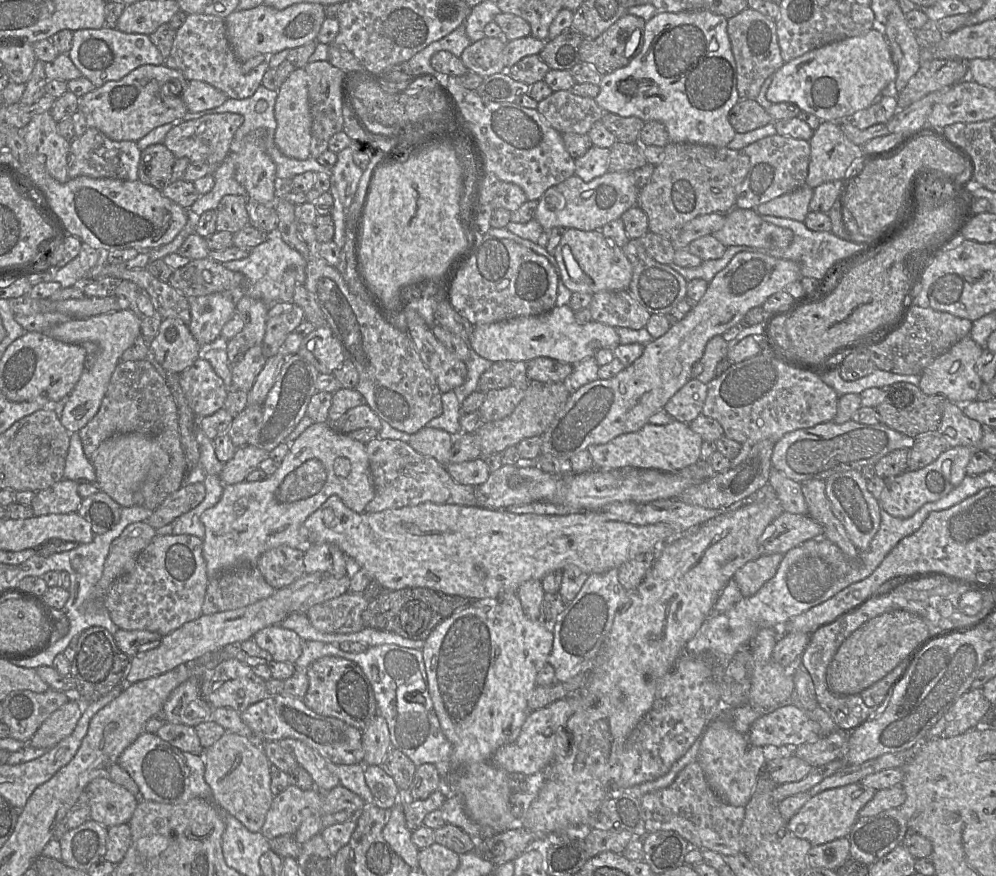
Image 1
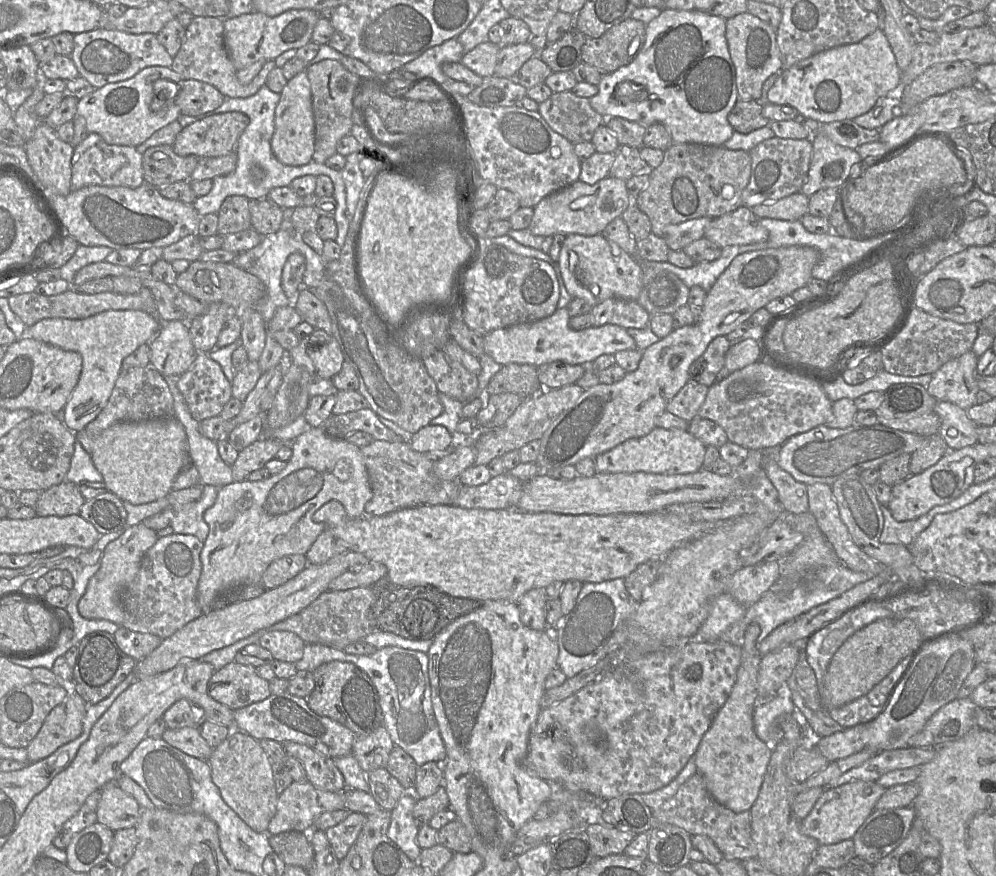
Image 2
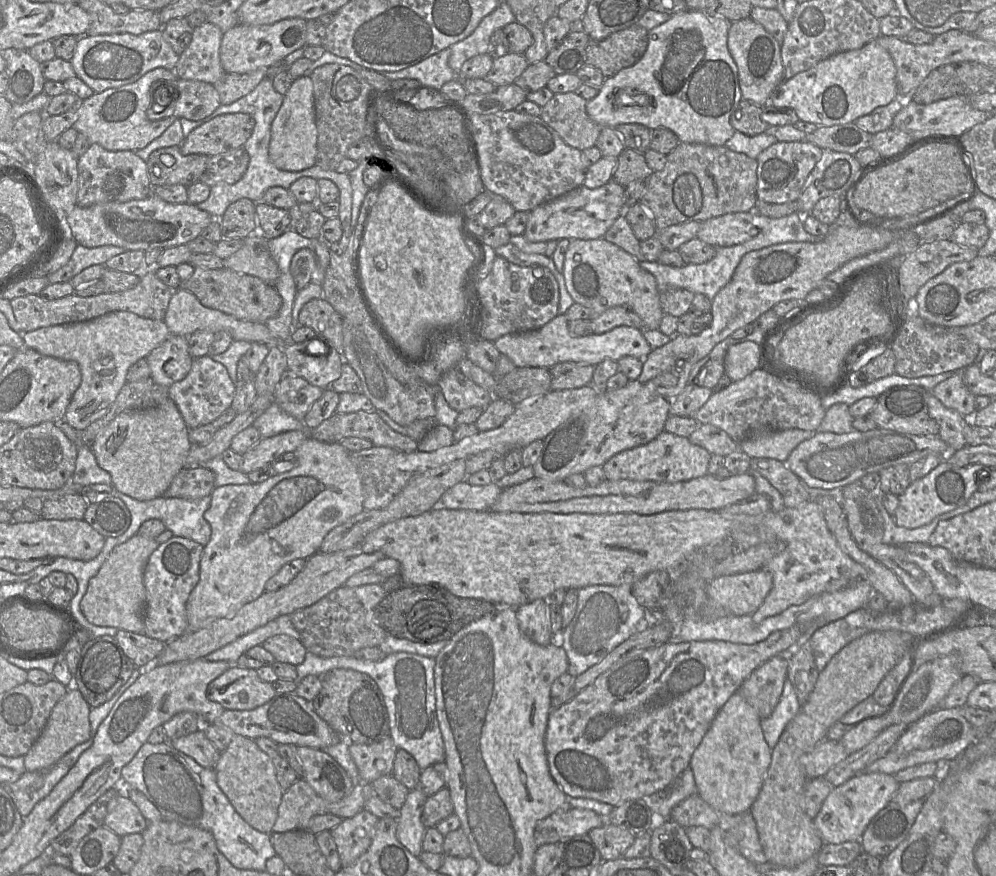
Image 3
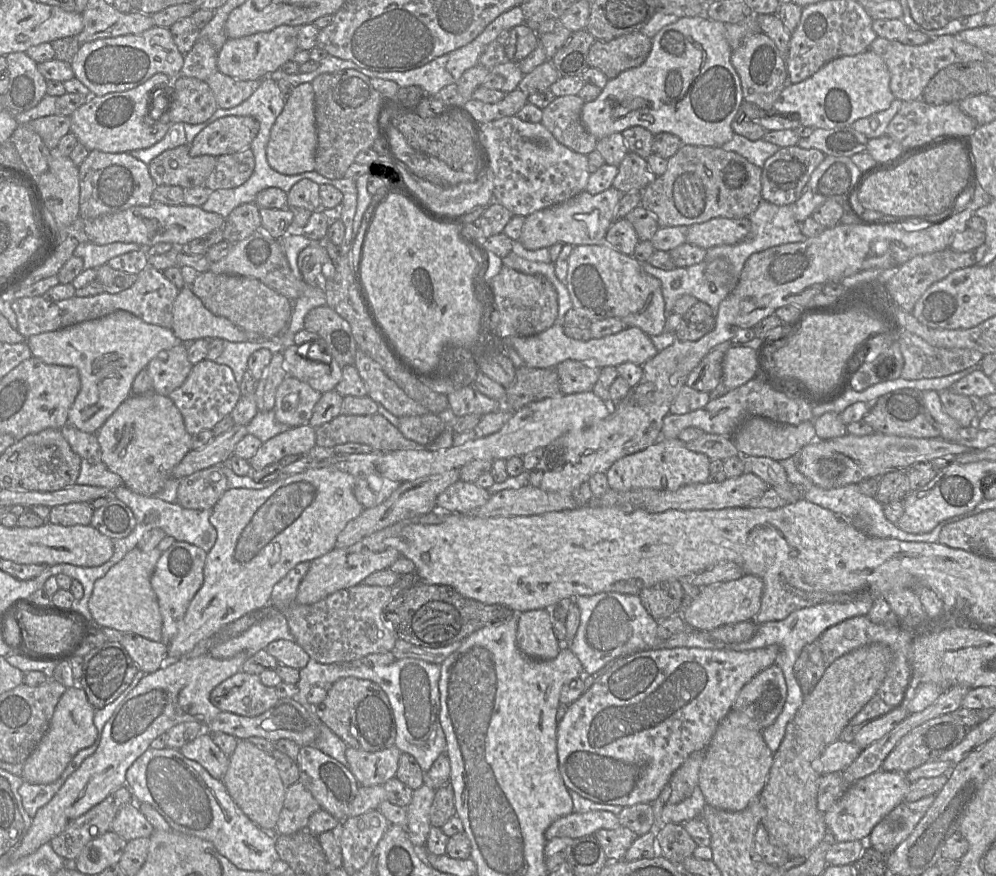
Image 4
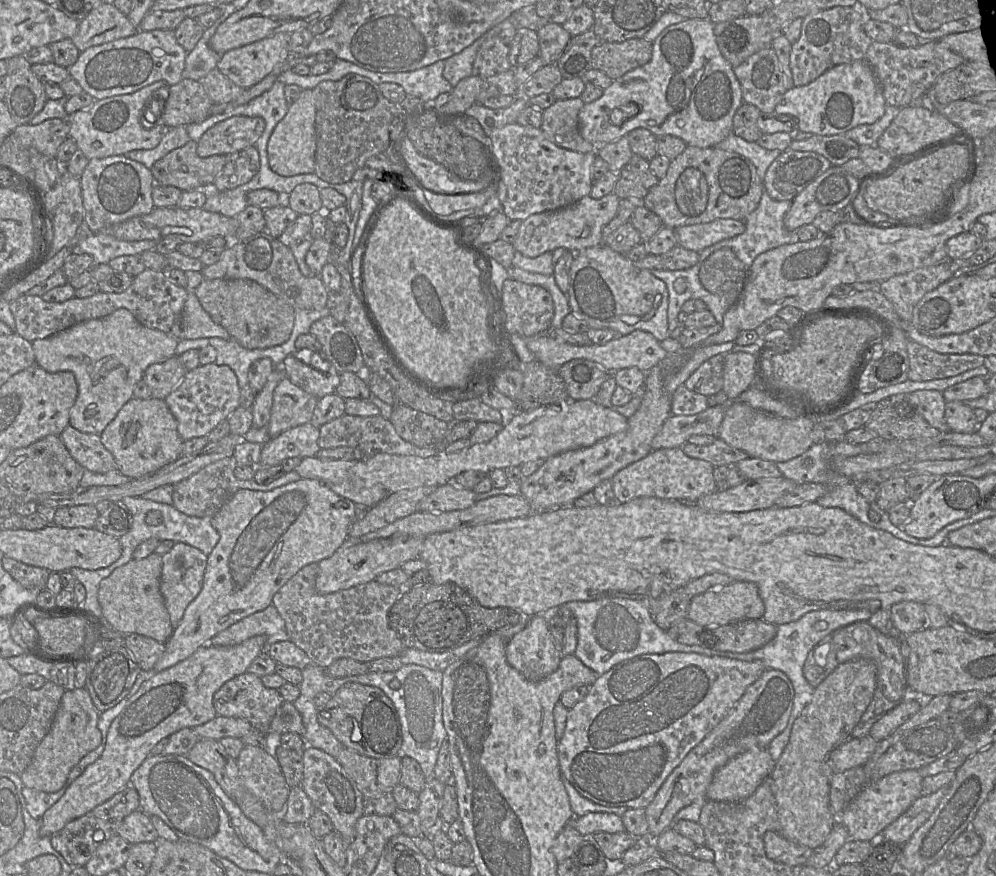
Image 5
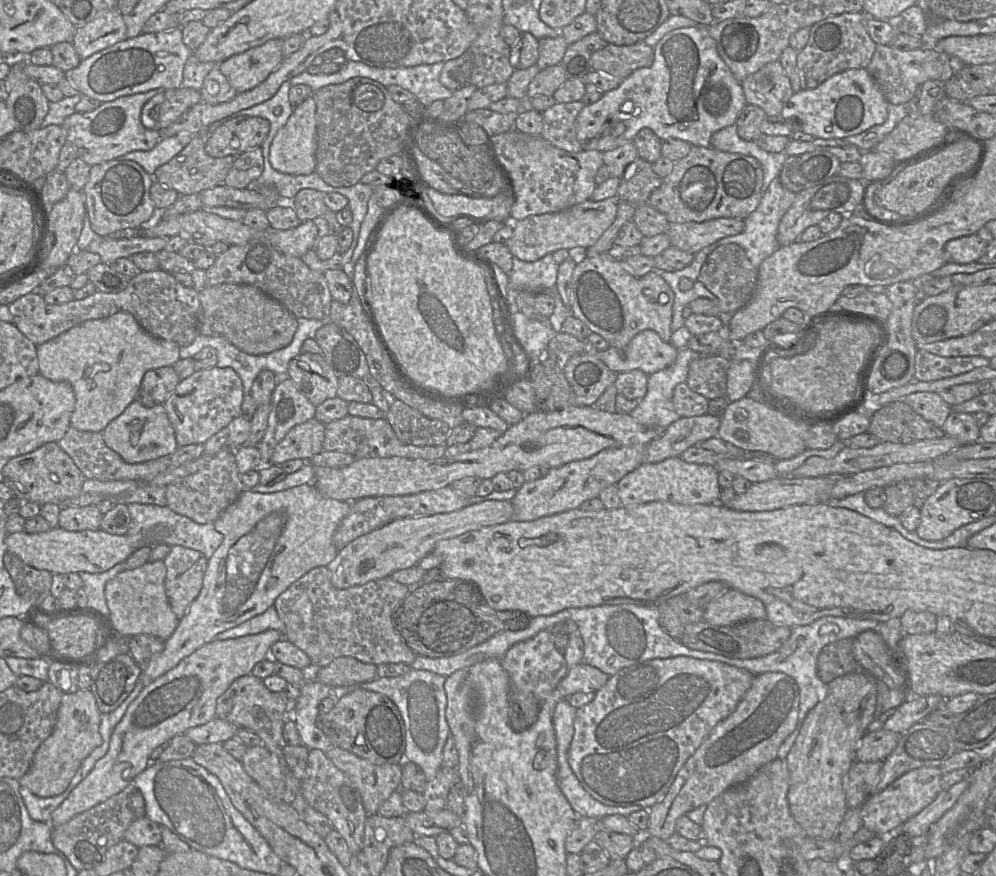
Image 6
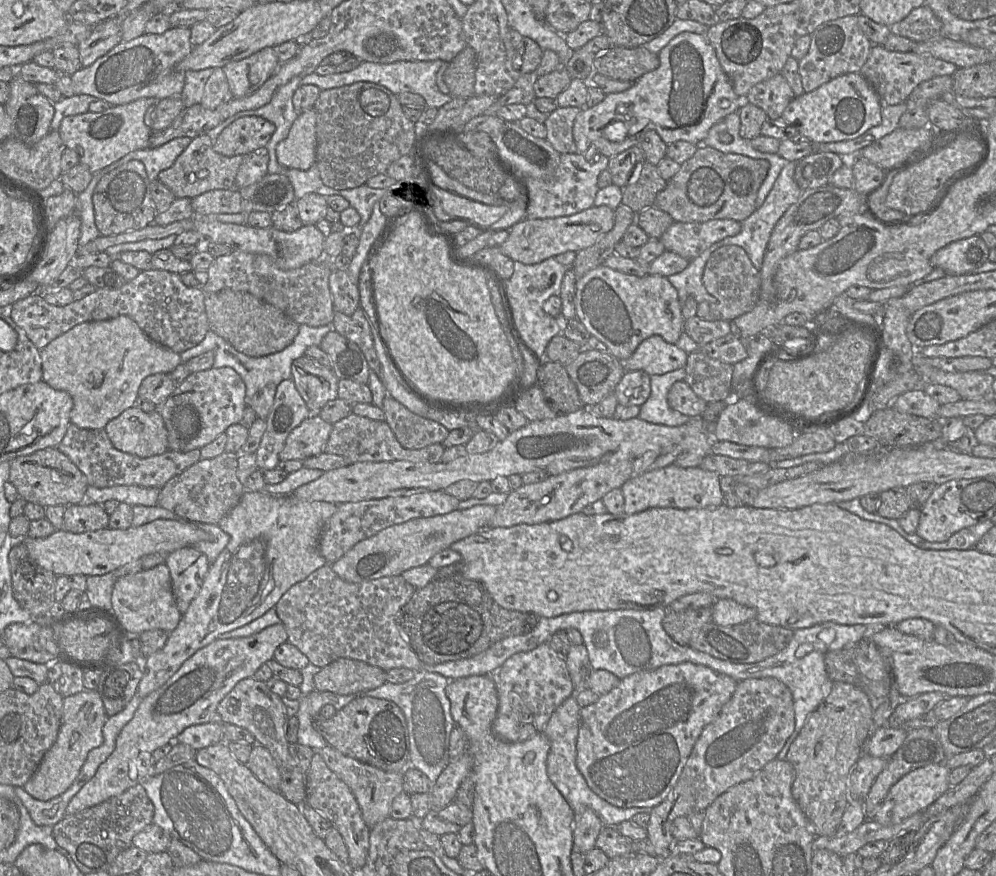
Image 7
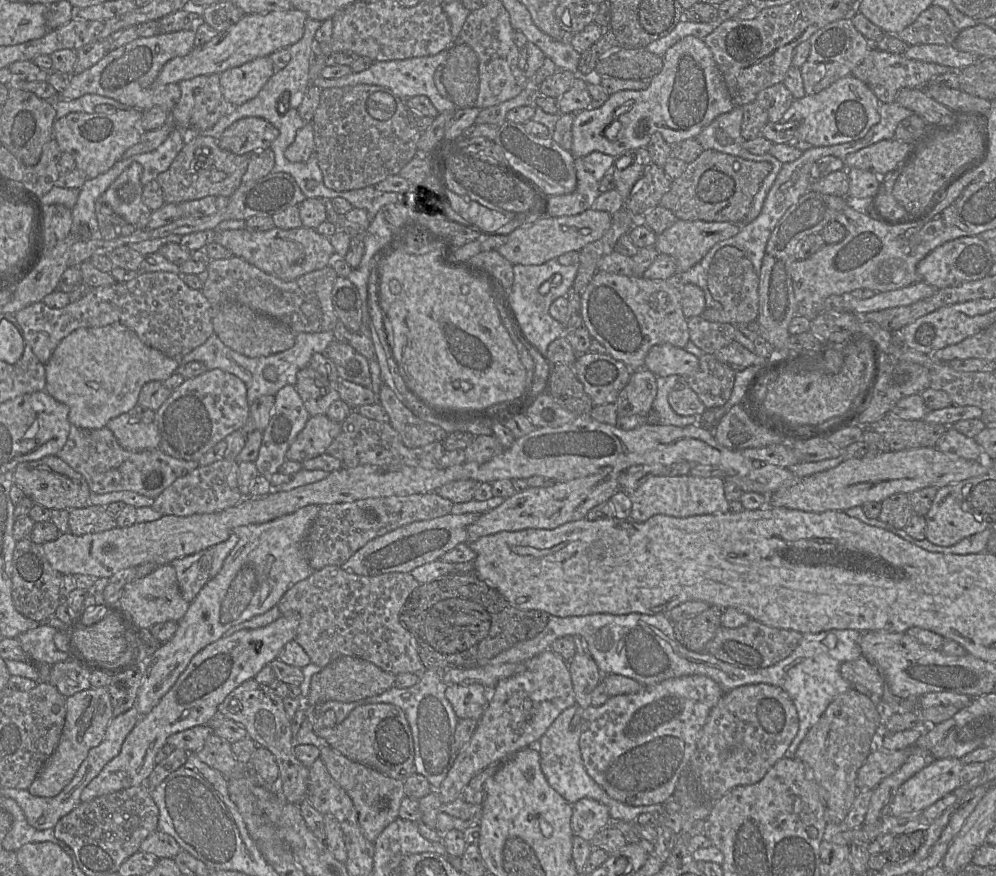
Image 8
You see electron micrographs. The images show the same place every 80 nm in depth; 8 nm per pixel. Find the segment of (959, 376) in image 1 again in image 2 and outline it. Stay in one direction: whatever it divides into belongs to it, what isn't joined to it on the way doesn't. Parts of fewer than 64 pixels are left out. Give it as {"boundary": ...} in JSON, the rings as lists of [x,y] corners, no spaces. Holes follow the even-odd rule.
{"boundary":[[[973,350],[942,365],[932,374],[927,392],[937,401],[951,402],[964,410],[976,404],[978,357]]]}

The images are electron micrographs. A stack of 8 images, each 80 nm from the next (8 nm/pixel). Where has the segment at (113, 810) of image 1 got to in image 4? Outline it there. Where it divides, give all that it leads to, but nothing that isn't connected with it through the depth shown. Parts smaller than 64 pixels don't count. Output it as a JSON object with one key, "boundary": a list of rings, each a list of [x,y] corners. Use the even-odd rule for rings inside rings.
{"boundary":[[[135,802],[128,803],[121,808],[111,828],[111,831],[126,841],[142,837],[149,838],[155,830]]]}

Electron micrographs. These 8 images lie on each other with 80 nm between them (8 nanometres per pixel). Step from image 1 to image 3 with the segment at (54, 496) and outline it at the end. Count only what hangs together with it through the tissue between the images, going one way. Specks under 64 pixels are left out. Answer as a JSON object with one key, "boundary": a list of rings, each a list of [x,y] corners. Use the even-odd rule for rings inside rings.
{"boundary":[[[81,493],[69,494],[55,500],[43,501],[40,518],[47,520],[84,519],[89,503]]]}

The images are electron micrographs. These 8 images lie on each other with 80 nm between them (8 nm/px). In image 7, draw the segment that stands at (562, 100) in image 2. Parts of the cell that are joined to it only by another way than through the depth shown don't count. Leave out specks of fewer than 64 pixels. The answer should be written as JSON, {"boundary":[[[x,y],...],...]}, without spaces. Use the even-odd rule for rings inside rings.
{"boundary":[[[558,107],[548,114],[544,125],[547,130],[546,140],[560,154],[575,154],[577,152],[573,137],[574,121],[582,108]]]}

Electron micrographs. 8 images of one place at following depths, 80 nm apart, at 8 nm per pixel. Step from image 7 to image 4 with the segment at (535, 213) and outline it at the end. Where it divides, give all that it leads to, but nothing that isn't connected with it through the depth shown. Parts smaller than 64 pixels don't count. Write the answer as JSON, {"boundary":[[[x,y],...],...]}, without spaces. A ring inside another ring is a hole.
{"boundary":[[[515,115],[481,123],[481,131],[493,172],[493,197],[513,216],[527,217],[538,210],[560,204],[586,190],[590,176],[587,155],[577,153],[560,144],[542,123],[525,122]]]}

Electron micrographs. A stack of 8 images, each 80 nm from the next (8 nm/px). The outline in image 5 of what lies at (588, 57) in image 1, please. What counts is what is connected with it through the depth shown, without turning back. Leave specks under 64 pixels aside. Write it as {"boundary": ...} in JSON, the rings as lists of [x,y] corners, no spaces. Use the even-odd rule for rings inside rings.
{"boundary":[[[632,38],[622,42],[601,42],[592,50],[591,69],[602,71],[616,80],[627,72],[647,64],[652,57],[652,51],[652,43],[644,38]]]}

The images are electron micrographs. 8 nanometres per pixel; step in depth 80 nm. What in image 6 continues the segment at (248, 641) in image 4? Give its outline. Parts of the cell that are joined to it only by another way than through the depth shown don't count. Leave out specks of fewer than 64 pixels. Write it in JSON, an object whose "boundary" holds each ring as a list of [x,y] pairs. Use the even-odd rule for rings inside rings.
{"boundary":[[[273,605],[262,614],[257,615],[236,627],[218,633],[214,639],[226,640],[238,638],[246,635],[258,634],[269,629],[277,630],[283,637],[285,637],[286,627],[278,616],[278,613]]]}

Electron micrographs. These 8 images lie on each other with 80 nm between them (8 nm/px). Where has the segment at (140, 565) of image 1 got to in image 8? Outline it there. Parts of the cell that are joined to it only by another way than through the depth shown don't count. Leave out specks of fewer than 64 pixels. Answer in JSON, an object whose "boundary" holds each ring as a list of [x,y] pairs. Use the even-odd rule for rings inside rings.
{"boundary":[[[205,549],[173,560],[171,564],[177,575],[182,597],[191,603],[210,579],[212,555]]]}

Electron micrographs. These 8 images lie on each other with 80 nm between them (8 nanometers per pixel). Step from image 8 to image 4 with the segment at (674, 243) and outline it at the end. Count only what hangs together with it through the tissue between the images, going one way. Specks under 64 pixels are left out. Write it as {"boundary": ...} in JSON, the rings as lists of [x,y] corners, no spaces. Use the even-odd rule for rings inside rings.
{"boundary":[[[713,218],[688,226],[686,243],[709,249],[733,245],[744,240],[751,230],[751,222],[744,218]]]}

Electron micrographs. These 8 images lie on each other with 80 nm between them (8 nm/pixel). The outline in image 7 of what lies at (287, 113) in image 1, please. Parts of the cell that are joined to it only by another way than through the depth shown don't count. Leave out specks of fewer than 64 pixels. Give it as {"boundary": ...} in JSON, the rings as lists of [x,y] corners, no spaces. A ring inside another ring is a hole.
{"boundary":[[[314,108],[298,115],[287,137],[276,147],[276,158],[280,165],[305,171],[315,163],[316,120]]]}

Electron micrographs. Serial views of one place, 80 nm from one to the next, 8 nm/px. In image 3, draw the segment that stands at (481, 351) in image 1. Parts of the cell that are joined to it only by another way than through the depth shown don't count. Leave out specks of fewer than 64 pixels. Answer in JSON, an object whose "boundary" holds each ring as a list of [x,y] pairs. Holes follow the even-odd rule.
{"boundary":[[[565,314],[555,318],[539,329],[506,334],[495,340],[494,346],[507,356],[516,367],[541,367],[550,369],[561,362],[575,362],[596,366],[605,359],[618,361],[625,356],[632,356],[642,361],[652,351],[642,329],[628,326],[616,327],[602,334],[592,333],[587,336],[573,336],[568,331],[568,319]]]}

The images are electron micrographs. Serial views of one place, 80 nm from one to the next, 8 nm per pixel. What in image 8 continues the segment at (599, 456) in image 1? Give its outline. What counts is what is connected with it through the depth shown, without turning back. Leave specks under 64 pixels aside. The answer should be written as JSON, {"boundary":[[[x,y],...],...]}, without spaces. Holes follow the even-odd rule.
{"boundary":[[[659,475],[649,478],[628,496],[632,502],[630,519],[641,523],[650,517],[663,514],[677,518],[730,511],[724,495],[725,480],[720,477],[697,477],[688,475]]]}

